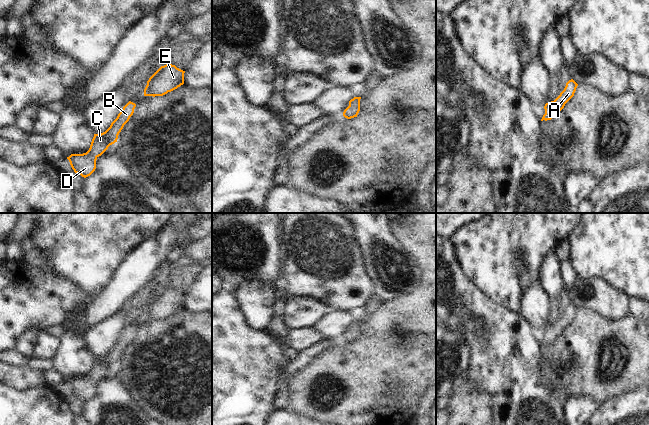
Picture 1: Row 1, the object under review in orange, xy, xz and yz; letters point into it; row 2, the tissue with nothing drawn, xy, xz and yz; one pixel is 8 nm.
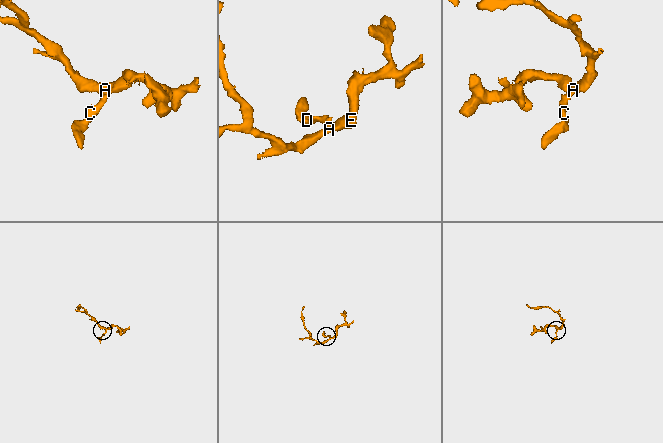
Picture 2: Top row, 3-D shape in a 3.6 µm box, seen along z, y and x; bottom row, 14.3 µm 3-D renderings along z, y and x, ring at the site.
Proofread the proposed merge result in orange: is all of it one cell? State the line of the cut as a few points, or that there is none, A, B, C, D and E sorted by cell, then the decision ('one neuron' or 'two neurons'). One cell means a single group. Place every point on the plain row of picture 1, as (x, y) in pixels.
no cut | A B C D E | one neuron

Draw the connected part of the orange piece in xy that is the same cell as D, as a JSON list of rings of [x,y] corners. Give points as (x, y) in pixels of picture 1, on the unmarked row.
[[[129,325],[111,347],[110,351],[101,358],[94,358],[89,374],[83,378],[71,378],[67,383],[75,397],[86,402],[96,393],[96,384],[110,369],[117,366],[118,359],[134,337],[136,328]]]

